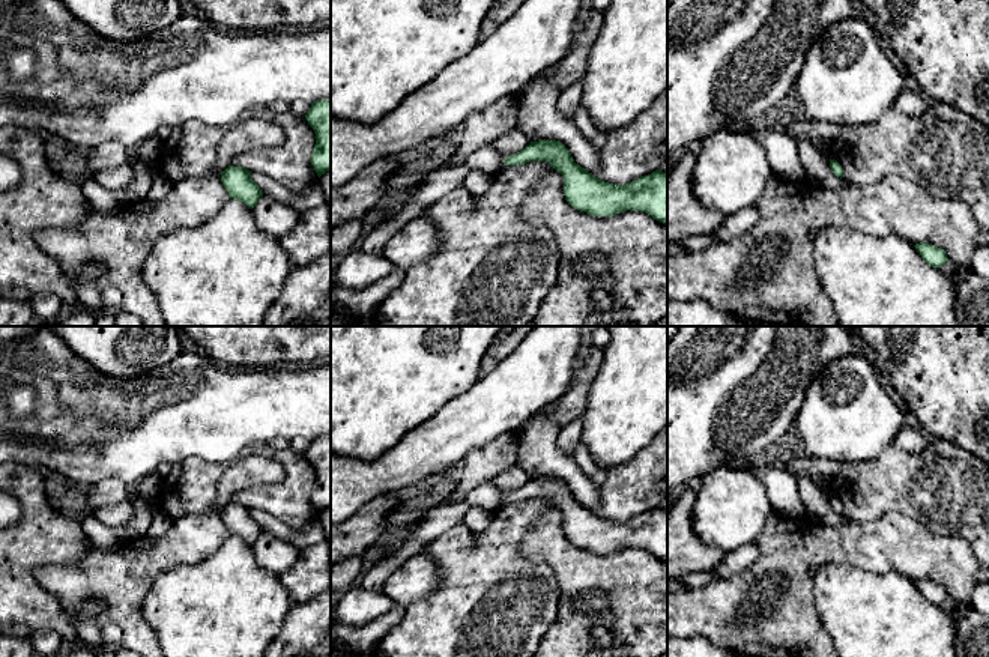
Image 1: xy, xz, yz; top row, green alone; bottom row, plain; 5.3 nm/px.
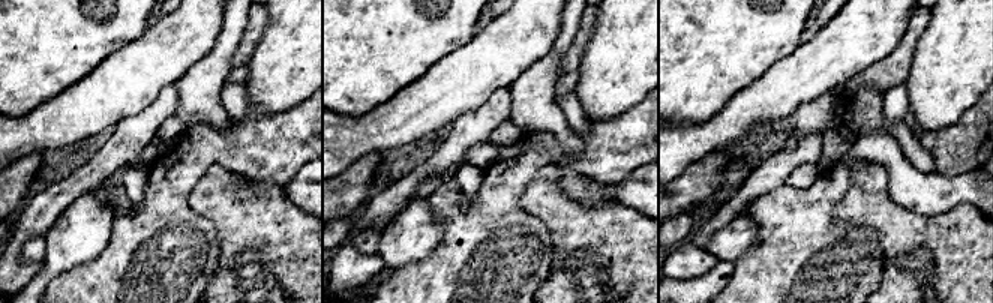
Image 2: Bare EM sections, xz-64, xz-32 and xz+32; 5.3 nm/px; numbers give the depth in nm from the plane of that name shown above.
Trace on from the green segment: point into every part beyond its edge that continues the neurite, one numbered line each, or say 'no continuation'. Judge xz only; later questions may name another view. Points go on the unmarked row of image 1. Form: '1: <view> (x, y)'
1: xz (439, 519)

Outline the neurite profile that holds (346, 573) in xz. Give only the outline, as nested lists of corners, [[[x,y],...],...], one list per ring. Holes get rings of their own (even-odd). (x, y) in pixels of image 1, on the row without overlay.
[[[353,556],[343,559],[331,567],[331,592],[344,592],[349,588],[355,586],[365,565],[361,556]]]

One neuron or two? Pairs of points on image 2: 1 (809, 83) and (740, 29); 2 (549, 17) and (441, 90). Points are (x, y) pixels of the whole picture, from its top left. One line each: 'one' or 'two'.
1: two
2: one

